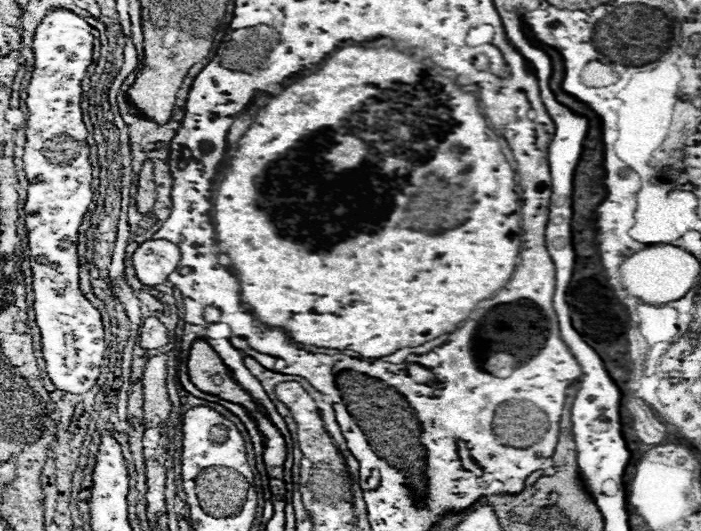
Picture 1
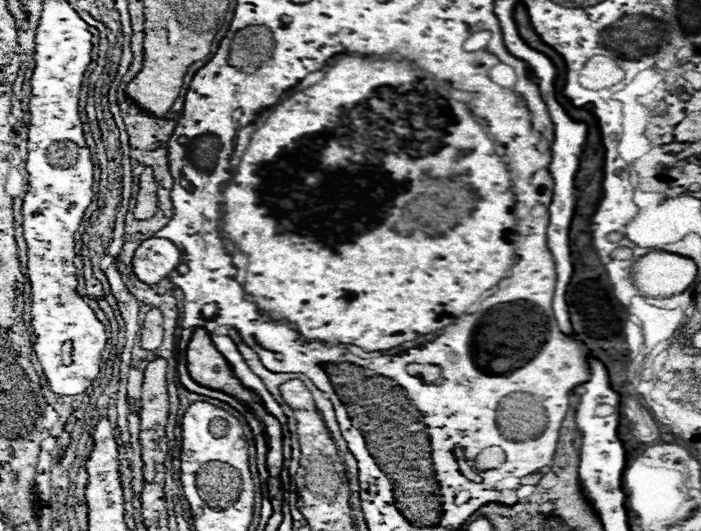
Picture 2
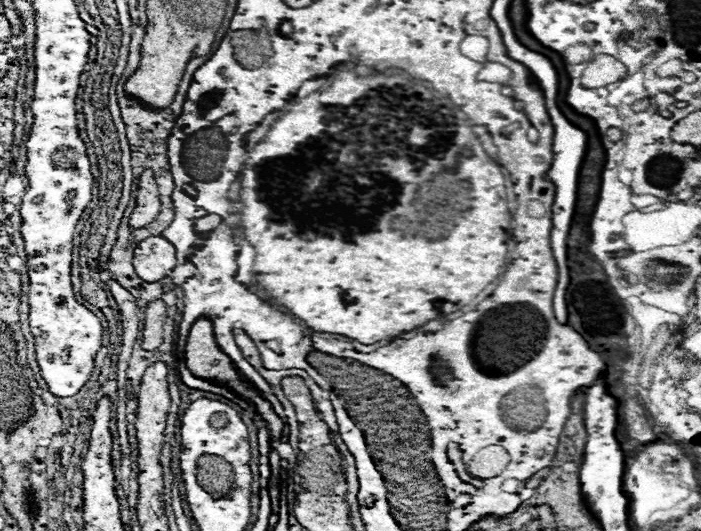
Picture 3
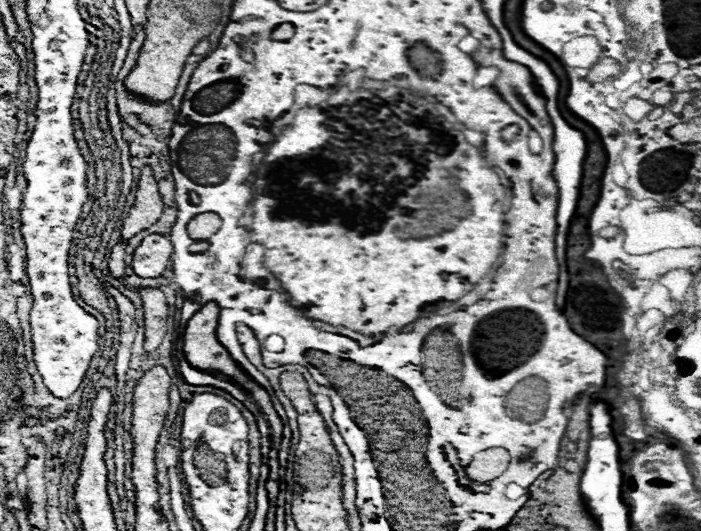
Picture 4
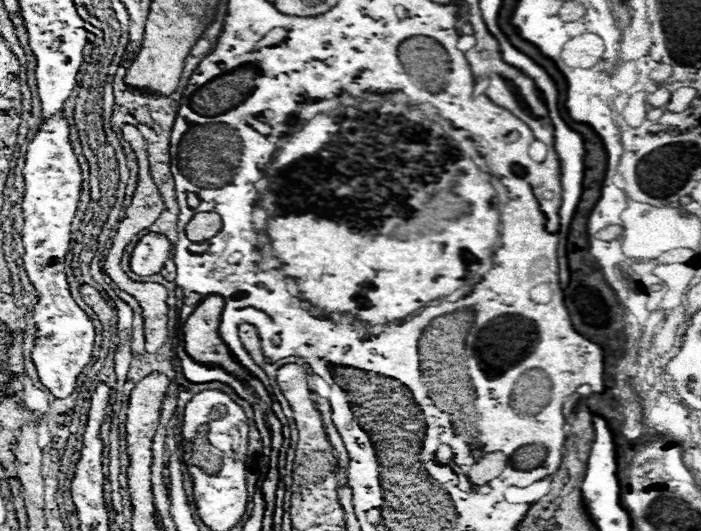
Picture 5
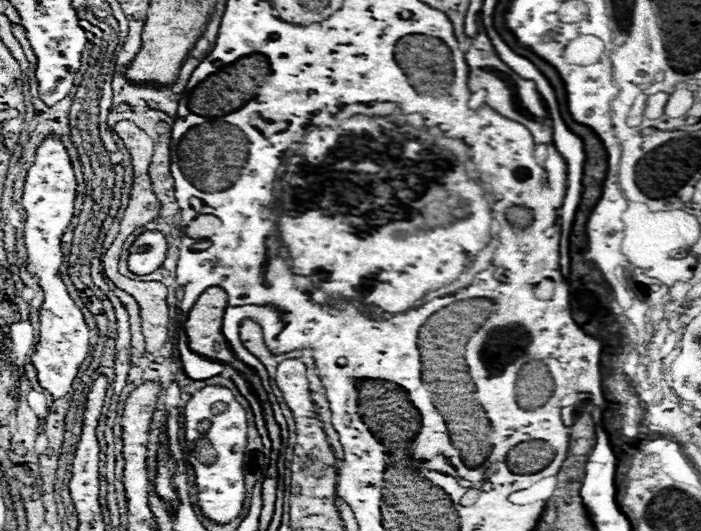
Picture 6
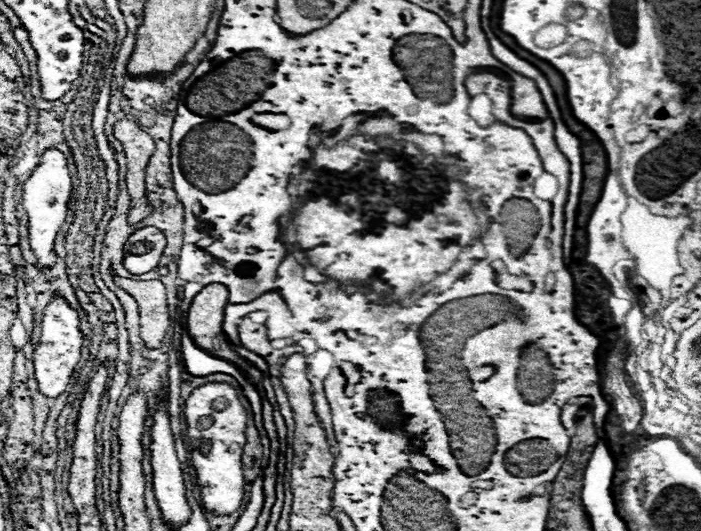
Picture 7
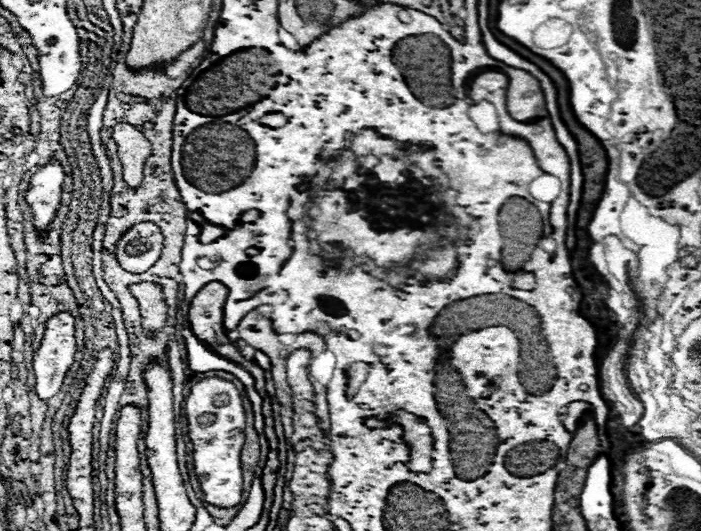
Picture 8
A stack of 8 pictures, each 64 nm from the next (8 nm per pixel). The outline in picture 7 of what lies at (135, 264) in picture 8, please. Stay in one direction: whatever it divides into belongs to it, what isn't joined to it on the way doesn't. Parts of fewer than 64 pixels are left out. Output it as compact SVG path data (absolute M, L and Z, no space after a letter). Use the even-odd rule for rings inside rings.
M150 226L140 228L124 244L124 266L132 274L146 274L158 266L164 248L164 234L150 234Z

